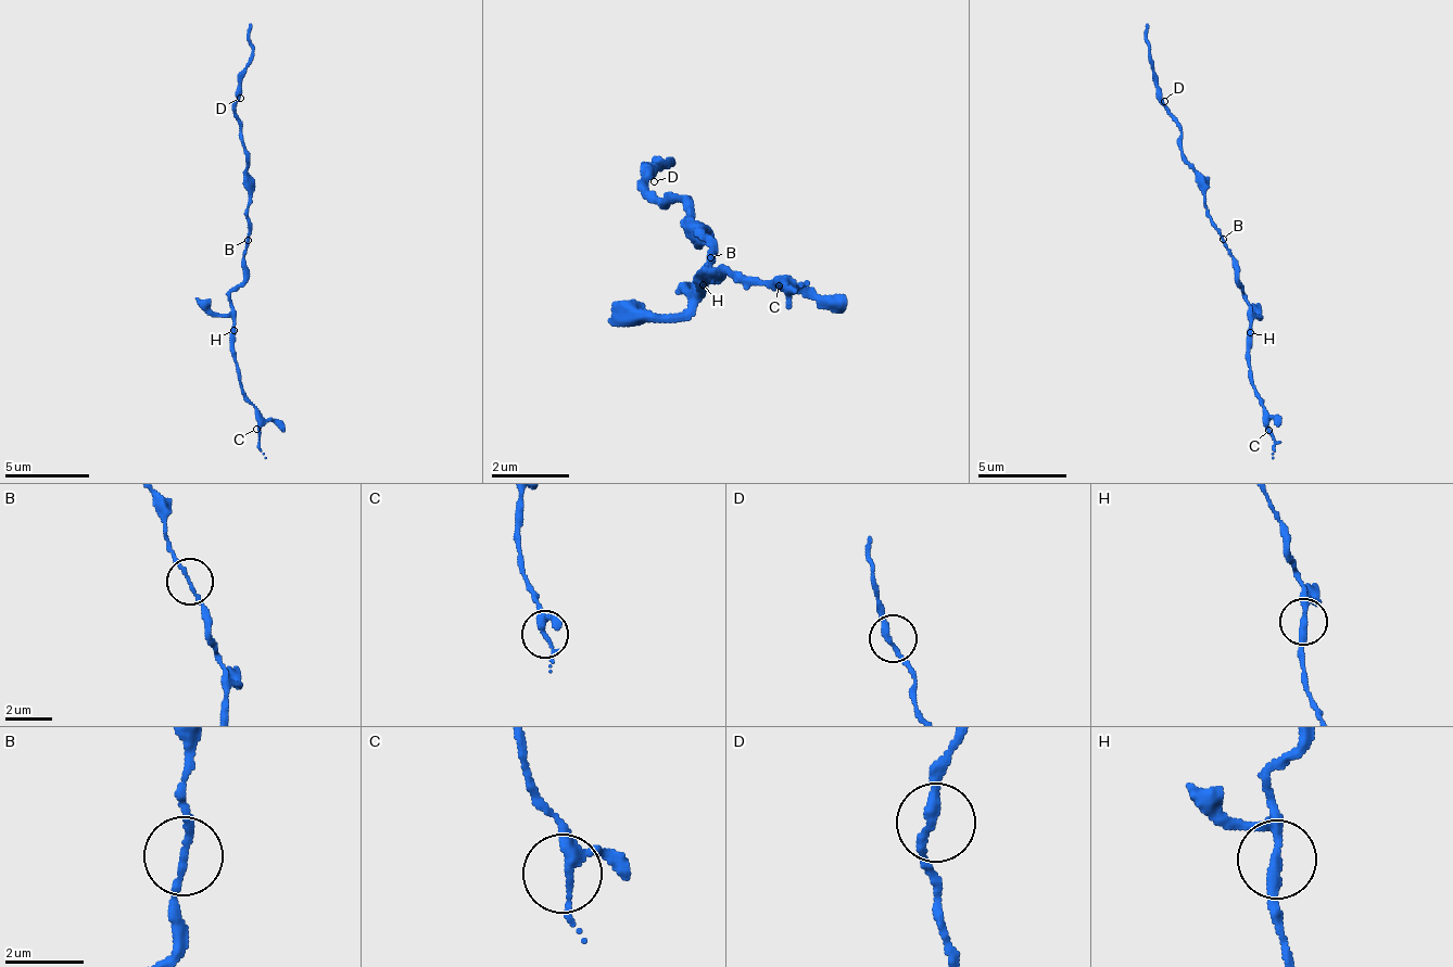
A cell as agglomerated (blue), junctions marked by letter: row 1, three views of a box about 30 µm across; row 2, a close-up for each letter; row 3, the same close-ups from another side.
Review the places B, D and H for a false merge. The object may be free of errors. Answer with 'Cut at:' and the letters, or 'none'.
Cut at: none

